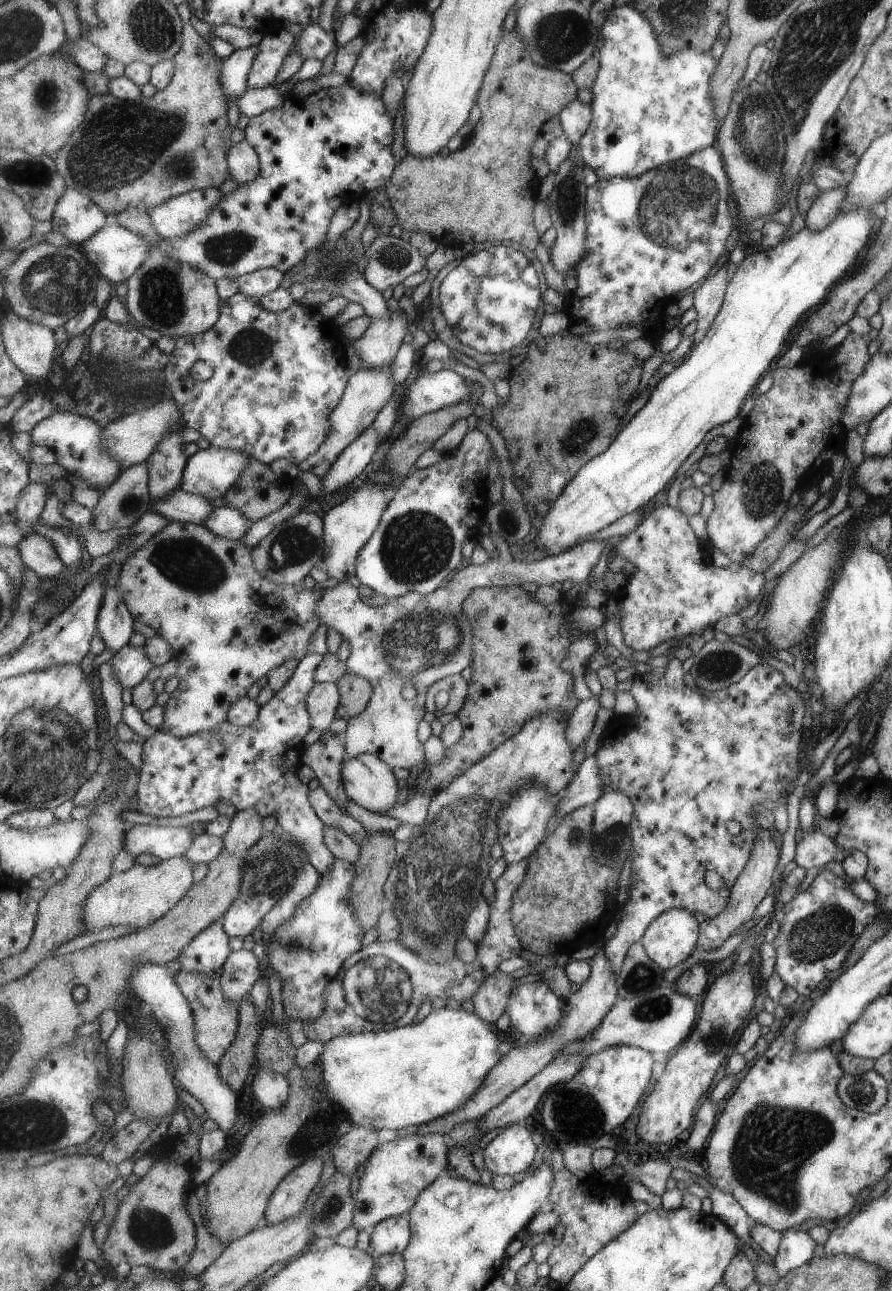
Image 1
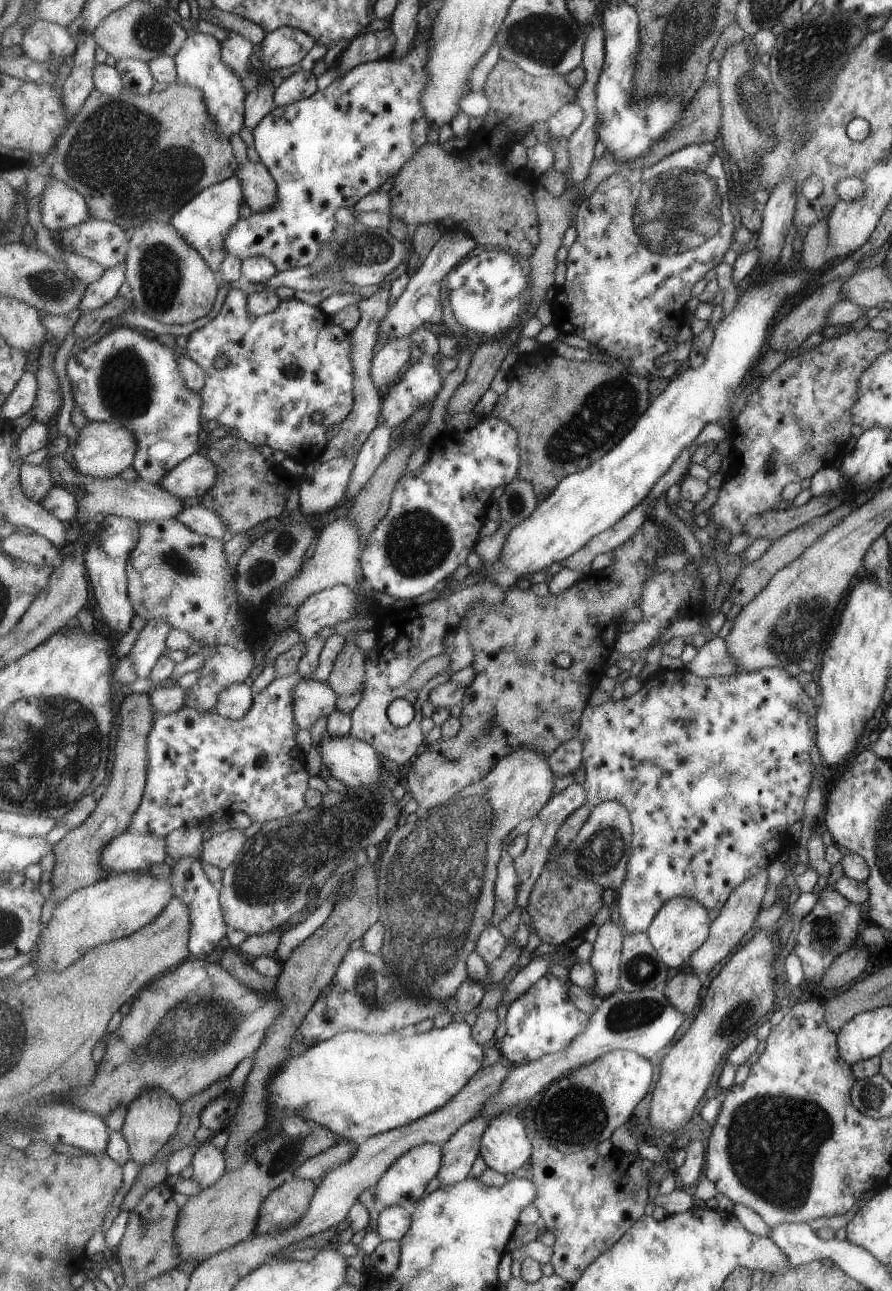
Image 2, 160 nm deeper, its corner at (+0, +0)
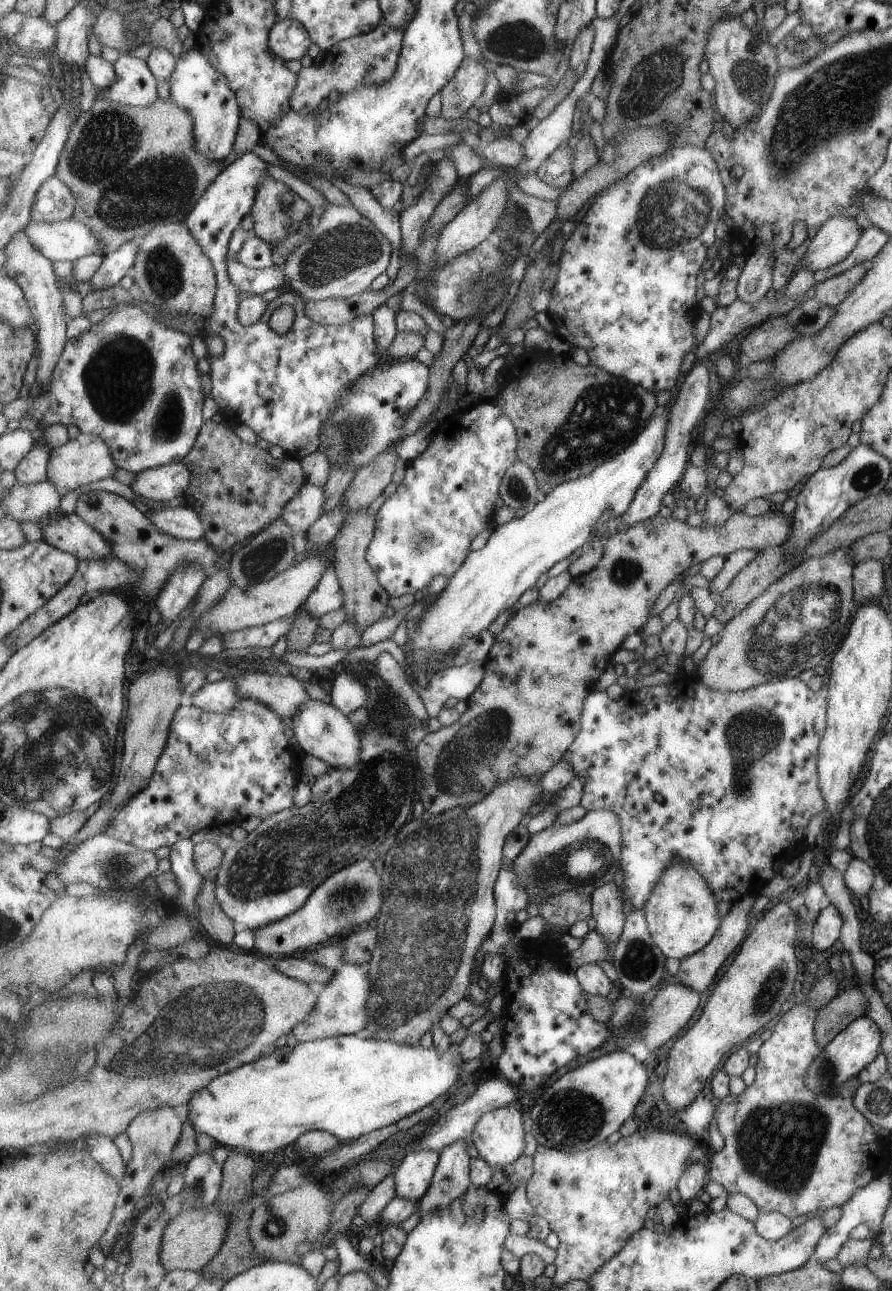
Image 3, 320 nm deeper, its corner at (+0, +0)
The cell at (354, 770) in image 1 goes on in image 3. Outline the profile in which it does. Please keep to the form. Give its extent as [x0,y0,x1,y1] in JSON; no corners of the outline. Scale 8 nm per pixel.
[291,700,361,768]

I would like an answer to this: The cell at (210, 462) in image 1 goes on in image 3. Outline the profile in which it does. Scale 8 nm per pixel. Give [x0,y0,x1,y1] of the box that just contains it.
[130,462,192,505]

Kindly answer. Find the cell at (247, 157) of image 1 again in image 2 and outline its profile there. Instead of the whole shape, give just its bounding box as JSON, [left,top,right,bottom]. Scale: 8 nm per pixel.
[235,159,278,214]

